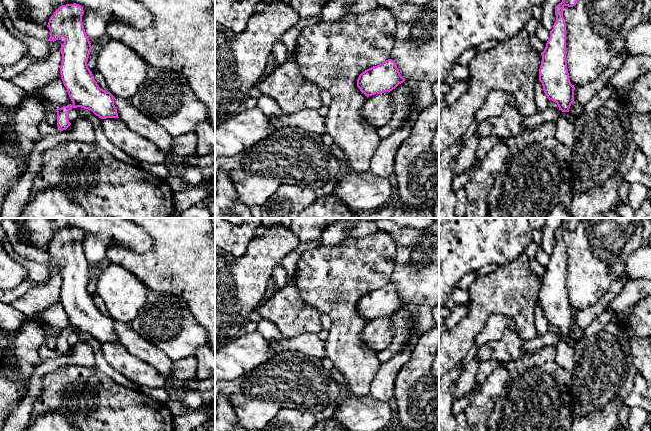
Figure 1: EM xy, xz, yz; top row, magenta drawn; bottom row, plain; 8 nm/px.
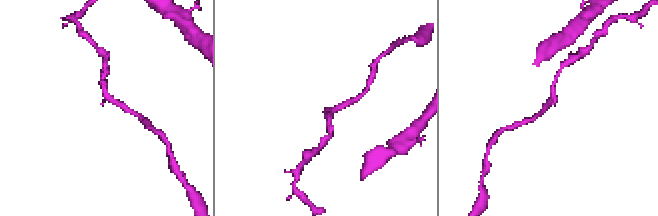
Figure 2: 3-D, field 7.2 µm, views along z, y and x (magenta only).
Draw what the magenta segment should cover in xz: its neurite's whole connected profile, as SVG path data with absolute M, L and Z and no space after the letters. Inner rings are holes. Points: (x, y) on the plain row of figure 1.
M388 283L362 296L357 303L357 311L369 321L390 316L404 305L405 302L400 299L396 287Z

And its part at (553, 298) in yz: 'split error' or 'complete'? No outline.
complete

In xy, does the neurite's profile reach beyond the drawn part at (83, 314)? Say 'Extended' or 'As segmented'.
As segmented

